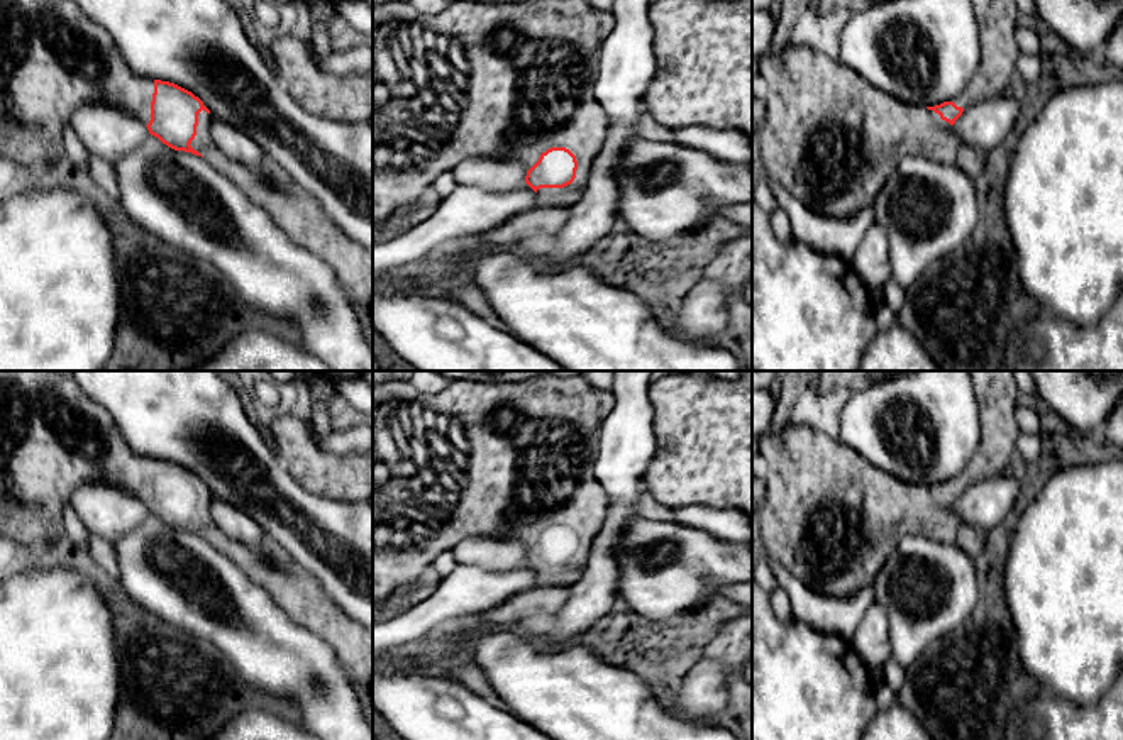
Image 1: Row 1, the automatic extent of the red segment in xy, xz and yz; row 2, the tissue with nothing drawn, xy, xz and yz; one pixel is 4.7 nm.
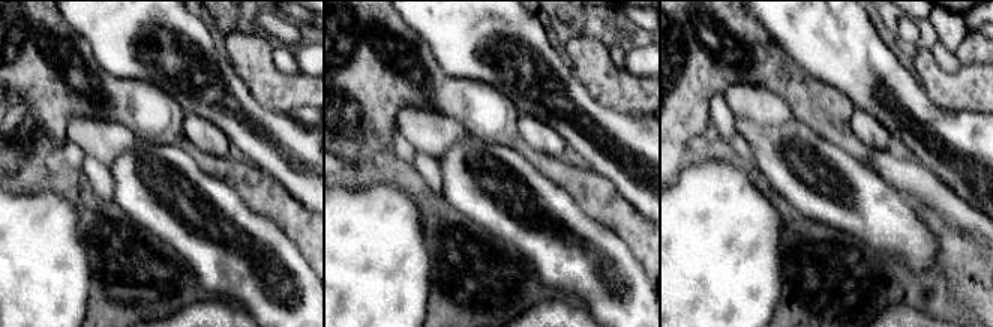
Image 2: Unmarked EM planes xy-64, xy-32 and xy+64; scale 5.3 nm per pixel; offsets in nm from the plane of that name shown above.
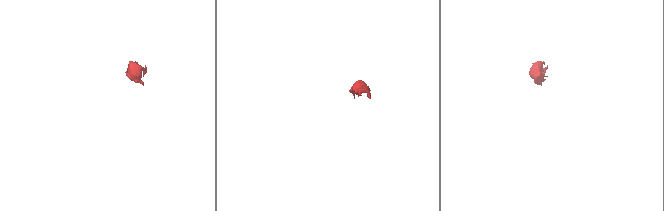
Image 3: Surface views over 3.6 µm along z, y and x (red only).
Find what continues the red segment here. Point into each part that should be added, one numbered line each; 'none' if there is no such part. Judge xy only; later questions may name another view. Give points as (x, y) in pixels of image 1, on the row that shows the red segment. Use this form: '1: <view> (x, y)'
1: xy (300, 215)

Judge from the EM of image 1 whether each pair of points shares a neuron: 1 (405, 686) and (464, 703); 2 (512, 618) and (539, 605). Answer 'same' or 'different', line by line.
1: same
2: same

